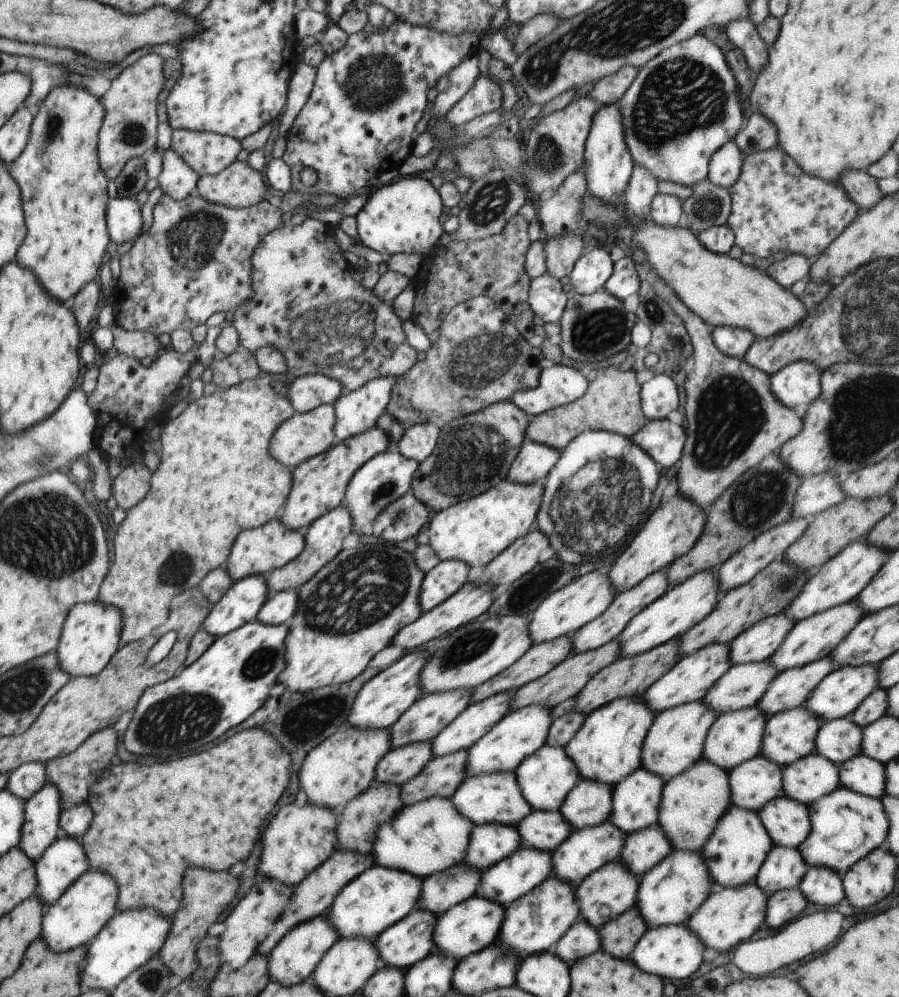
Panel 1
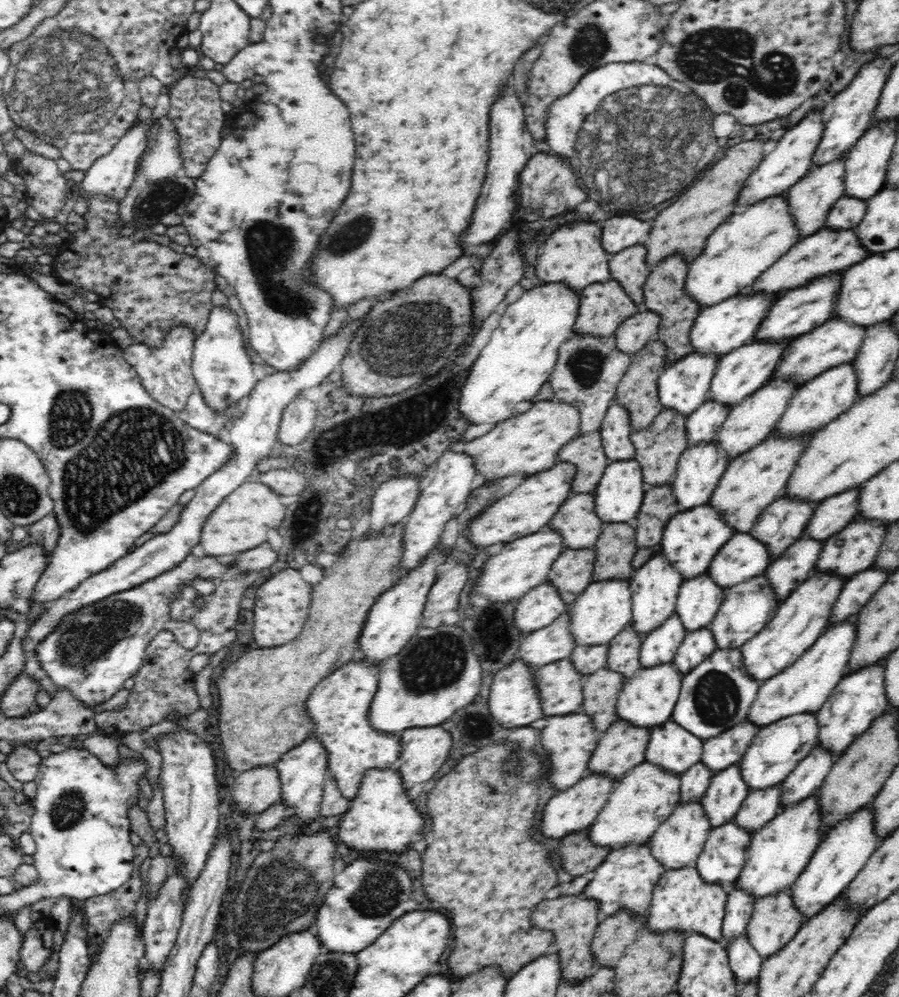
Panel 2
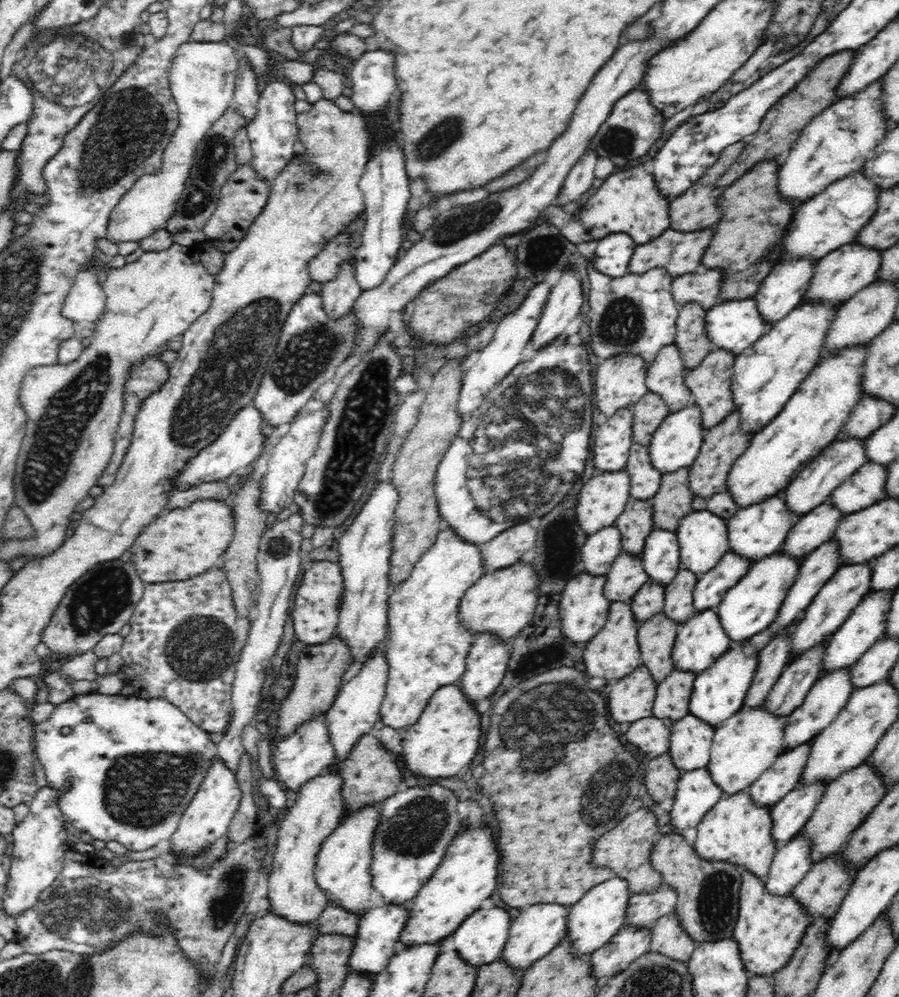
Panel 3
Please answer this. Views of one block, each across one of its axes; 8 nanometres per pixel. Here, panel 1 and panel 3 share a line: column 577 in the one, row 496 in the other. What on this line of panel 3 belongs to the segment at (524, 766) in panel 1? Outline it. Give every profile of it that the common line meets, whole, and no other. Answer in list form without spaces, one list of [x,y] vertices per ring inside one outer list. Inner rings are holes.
[[[784,492],[778,493],[776,496],[768,496],[766,500],[751,504],[746,508],[740,507],[732,517],[727,519],[730,551],[744,555],[752,562],[766,555],[780,552],[786,536],[796,522],[798,522],[798,517],[794,517],[792,511],[788,509]]]

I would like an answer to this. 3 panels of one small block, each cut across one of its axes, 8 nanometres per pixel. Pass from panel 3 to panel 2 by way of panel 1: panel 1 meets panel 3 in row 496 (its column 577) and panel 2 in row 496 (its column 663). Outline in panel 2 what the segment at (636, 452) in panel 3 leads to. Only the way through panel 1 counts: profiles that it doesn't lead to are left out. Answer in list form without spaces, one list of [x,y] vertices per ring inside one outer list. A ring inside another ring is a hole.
[[[573,494],[554,514],[546,528],[557,530],[568,549],[593,548],[606,524],[594,510],[595,494]]]

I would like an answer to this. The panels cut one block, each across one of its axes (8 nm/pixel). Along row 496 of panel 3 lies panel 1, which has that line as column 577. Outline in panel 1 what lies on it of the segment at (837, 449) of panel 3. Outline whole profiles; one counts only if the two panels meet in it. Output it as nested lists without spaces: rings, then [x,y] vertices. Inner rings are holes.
[[[582,779],[566,796],[560,814],[573,831],[600,826],[610,817],[612,792],[602,782]]]

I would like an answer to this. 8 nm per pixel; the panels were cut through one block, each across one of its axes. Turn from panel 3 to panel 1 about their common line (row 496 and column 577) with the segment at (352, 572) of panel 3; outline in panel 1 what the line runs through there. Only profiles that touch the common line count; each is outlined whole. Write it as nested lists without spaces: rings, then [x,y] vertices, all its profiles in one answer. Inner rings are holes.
[[[554,365],[541,370],[538,386],[530,390],[518,390],[510,402],[531,419],[548,410],[571,404],[586,393],[588,384],[580,370]]]

